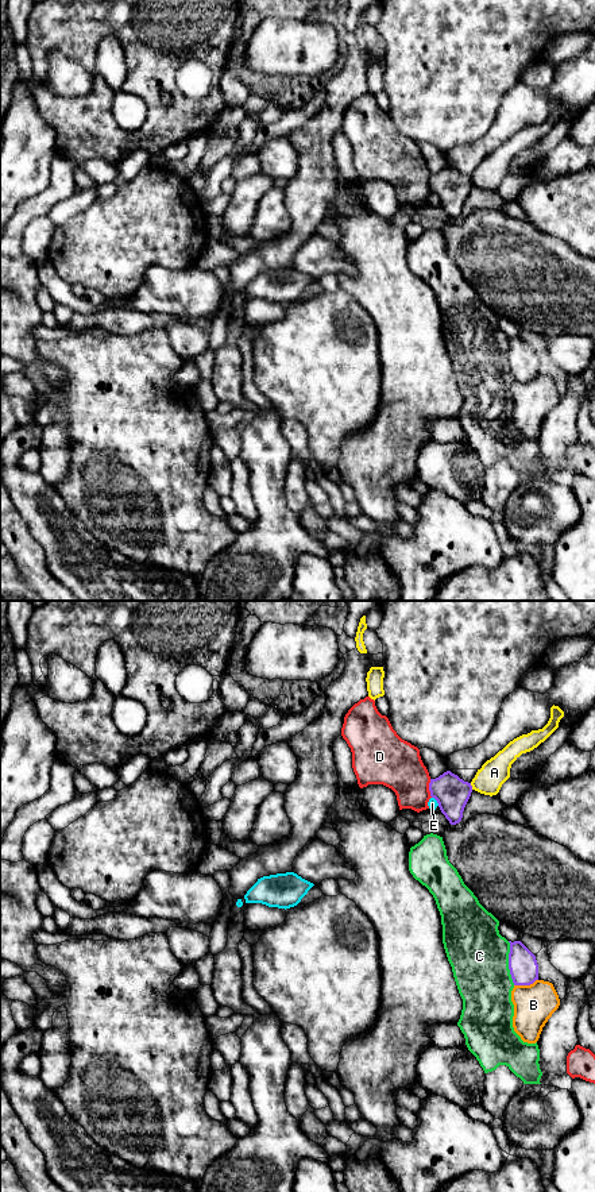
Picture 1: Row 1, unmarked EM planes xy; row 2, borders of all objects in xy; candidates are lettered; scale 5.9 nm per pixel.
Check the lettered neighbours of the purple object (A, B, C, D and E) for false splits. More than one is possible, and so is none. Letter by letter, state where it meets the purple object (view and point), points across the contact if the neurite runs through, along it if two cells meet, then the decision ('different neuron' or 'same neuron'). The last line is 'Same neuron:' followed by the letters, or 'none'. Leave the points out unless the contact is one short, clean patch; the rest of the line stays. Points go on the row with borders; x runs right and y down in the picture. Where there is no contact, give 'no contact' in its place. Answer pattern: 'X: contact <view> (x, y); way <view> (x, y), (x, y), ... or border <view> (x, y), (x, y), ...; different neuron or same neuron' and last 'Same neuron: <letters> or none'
A: contact xy (471, 786); border xy (470, 783), (472, 789); different neuron
B: contact xy (525, 984); different neuron
C: contact xy (509, 963); different neuron
D: contact xy (429, 789); different neuron
E: contact xy (436, 799); border xy (432, 797), (439, 805); different neuron
Same neuron: none

